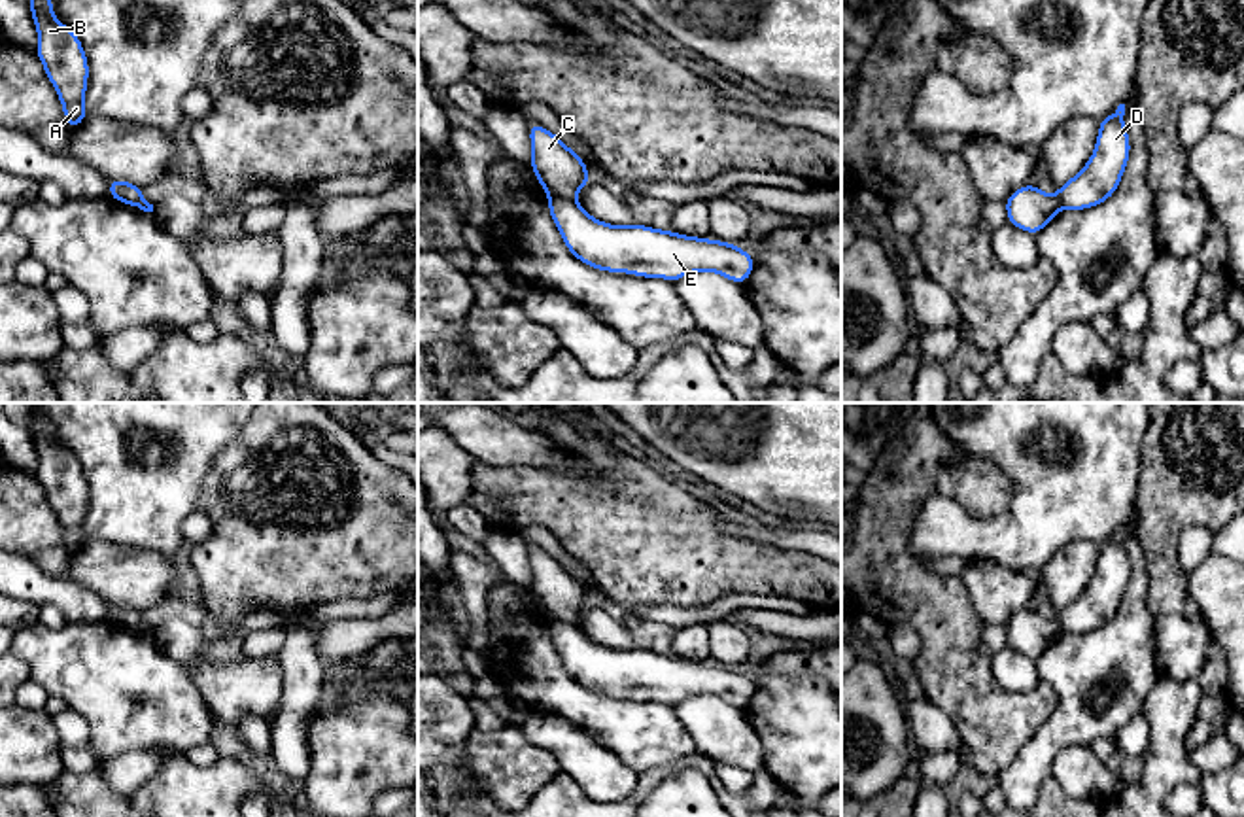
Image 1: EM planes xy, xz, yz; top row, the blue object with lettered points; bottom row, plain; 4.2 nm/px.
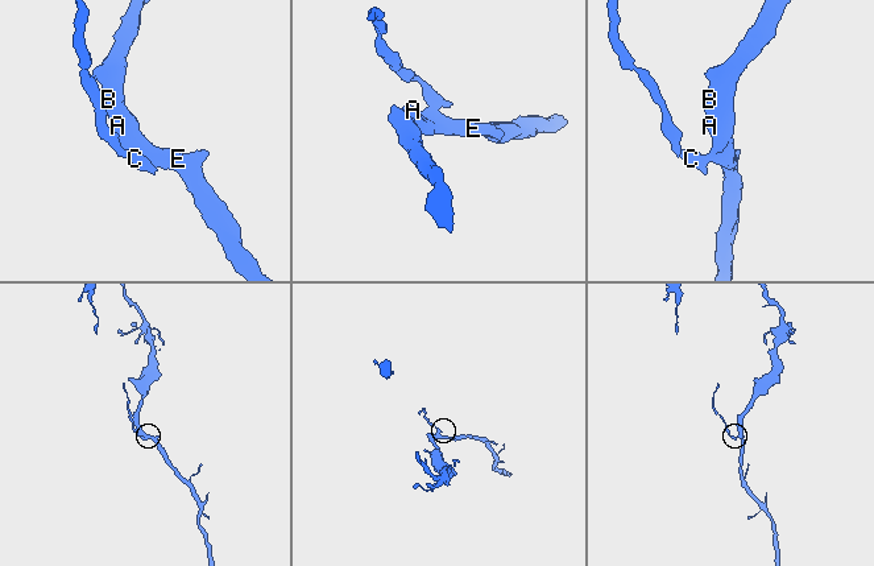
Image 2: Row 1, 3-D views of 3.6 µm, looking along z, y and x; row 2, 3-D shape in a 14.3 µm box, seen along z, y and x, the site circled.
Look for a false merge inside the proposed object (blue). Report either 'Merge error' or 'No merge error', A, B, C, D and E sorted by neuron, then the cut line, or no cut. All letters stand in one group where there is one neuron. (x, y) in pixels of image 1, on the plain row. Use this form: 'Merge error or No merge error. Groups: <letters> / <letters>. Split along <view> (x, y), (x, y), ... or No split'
Merge error. Groups: A B D E / C. Split along xz (549, 615), (571, 625)

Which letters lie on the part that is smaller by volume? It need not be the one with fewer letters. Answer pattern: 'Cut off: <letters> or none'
Cut off: C

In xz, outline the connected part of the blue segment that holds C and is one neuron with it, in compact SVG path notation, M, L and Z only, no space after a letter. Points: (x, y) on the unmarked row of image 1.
M529 547L529 565L533 571L529 590L539 609L560 622L573 624L590 605L586 586L539 547Z

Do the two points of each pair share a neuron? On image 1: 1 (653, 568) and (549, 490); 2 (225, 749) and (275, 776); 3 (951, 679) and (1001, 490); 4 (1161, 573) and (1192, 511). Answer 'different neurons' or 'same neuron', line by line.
1: same neuron
2: same neuron
3: same neuron
4: same neuron

